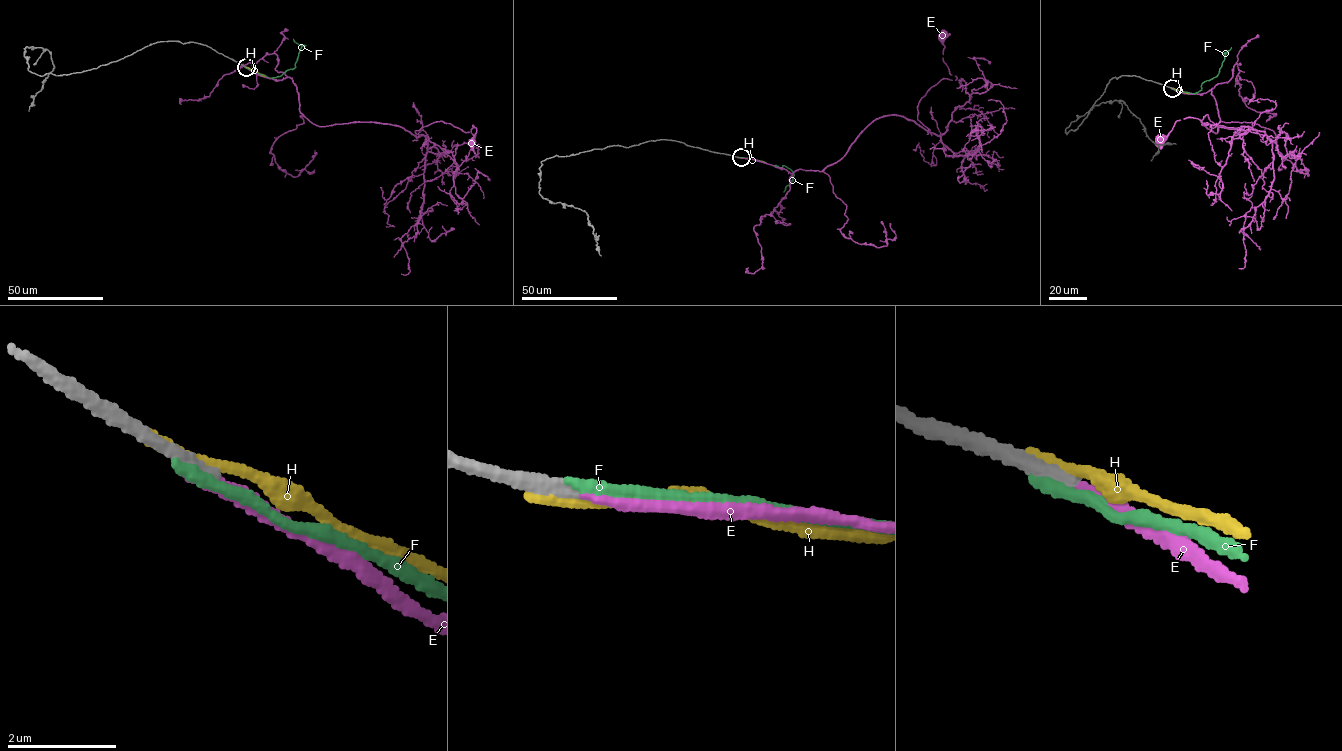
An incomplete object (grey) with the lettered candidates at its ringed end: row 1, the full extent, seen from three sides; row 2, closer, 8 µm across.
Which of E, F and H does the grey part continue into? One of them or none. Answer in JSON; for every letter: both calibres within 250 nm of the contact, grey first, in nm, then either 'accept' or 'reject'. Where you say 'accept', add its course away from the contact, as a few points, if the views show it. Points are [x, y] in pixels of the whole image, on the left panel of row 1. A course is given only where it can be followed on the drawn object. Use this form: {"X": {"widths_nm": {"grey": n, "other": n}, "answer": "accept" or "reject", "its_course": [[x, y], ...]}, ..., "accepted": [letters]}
{"E": {"widths_nm": {"grey": 280, "other": 220}, "answer": "reject"}, "F": {"widths_nm": {"grey": 300, "other": 240}, "answer": "reject"}, "H": {"widths_nm": {"grey": 320, "other": 240}, "answer": "reject"}, "accepted": []}

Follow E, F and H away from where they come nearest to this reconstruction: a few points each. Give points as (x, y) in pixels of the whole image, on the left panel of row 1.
E: (245, 67), (292, 79), (299, 112), (320, 126), (427, 136), (452, 153), (454, 176), (472, 125), (471, 143)
F: (245, 67), (273, 78), (294, 68), (301, 46), (293, 39)
H: (244, 66), (265, 76)

